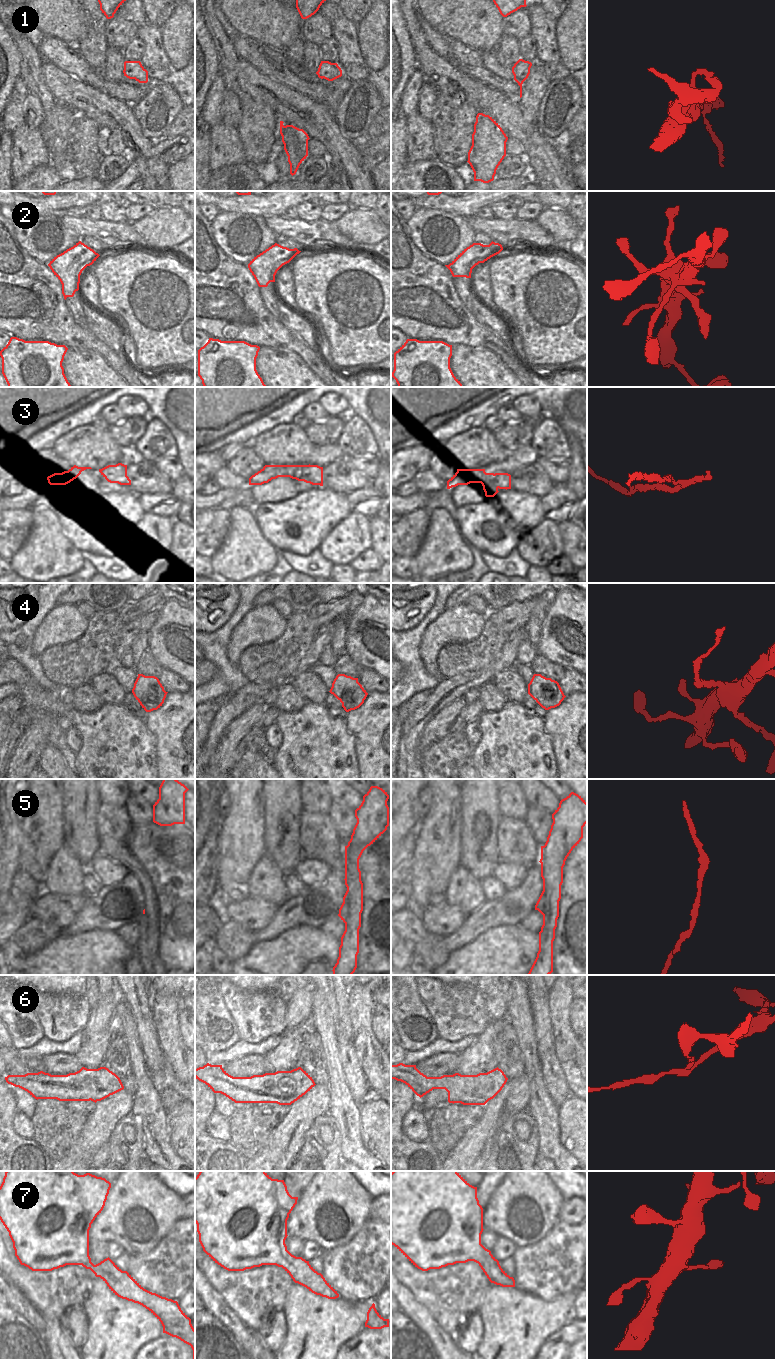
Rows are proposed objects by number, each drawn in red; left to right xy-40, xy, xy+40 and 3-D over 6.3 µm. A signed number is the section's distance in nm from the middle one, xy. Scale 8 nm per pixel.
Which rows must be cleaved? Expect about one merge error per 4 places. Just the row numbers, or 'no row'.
1, 3, 4, 6

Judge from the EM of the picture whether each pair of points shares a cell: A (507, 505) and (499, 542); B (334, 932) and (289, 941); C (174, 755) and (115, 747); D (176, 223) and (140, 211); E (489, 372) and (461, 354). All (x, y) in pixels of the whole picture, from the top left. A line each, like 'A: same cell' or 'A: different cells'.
A: same cell
B: different cells
C: different cells
D: different cells
E: same cell

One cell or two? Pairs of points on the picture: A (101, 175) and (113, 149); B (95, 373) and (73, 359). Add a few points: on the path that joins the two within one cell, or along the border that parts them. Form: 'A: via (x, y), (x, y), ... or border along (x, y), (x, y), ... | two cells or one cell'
A: border along (108, 154), (127, 155) | two cells
B: via (90, 373), (78, 364) | one cell

